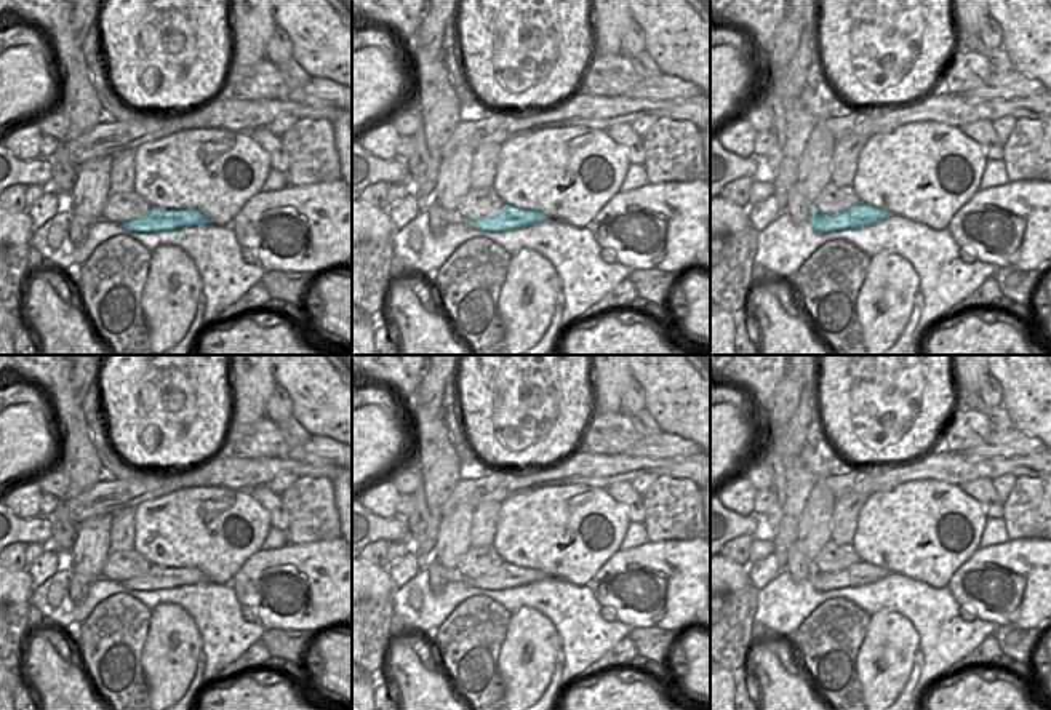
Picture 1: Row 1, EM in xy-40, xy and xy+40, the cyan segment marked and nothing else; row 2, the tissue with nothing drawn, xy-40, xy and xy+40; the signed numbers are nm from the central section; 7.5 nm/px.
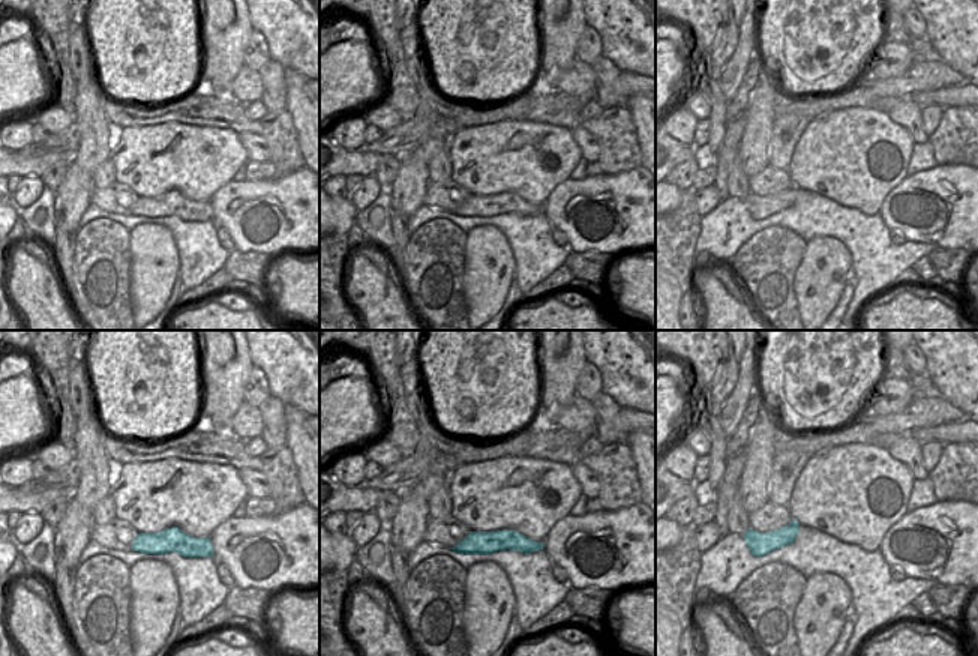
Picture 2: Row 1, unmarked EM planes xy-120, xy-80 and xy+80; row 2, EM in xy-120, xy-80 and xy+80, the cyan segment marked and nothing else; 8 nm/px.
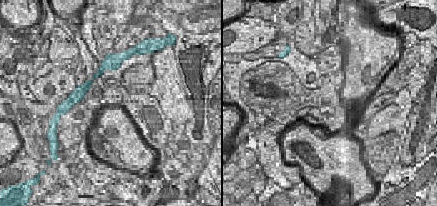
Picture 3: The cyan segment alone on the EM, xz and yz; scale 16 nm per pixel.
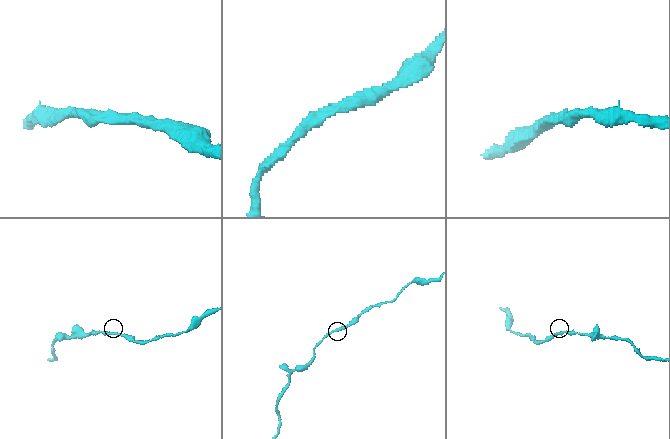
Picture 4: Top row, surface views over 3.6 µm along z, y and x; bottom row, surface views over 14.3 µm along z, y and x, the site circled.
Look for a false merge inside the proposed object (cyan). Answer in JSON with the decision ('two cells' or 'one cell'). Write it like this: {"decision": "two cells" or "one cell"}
{"decision": "one cell"}

